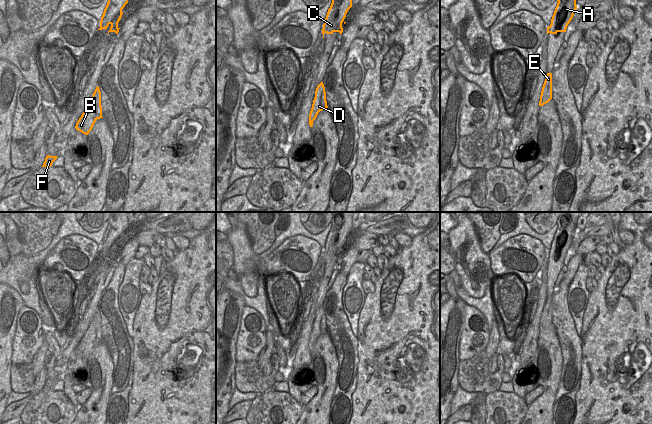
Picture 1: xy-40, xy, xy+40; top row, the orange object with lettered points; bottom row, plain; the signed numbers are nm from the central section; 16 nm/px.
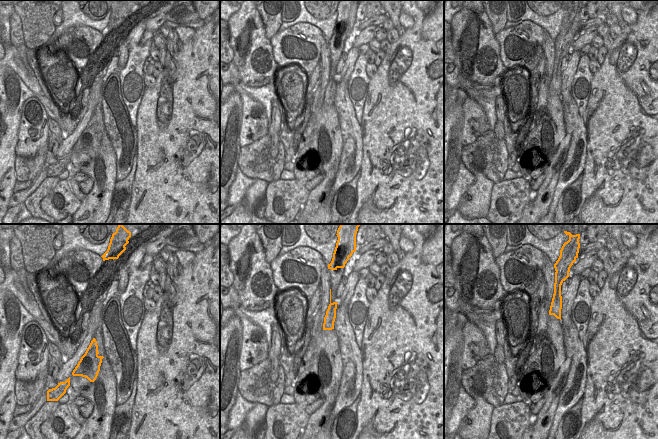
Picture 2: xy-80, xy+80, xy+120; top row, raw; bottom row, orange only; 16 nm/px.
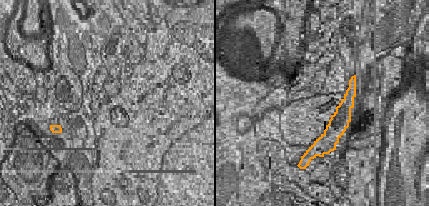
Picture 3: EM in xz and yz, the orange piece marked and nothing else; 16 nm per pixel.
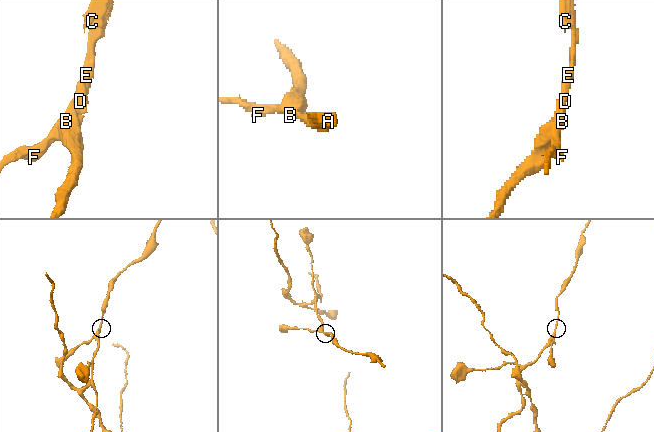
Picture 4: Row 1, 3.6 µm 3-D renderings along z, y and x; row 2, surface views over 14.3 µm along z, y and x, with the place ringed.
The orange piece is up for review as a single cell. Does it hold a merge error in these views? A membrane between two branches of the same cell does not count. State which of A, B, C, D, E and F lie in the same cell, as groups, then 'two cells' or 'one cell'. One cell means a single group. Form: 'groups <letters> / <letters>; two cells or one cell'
groups A C / B D E F; two cells

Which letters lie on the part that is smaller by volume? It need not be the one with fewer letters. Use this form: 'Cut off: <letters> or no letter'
Cut off: A, C.

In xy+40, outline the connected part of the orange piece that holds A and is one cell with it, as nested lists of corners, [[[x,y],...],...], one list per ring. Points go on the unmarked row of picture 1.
[[[561,212],[556,224],[558,225],[547,258],[566,256],[567,250],[576,236],[576,224],[580,212]]]

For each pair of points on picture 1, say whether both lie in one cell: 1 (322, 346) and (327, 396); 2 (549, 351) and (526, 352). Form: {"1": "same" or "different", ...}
{"1": "same", "2": "different"}

